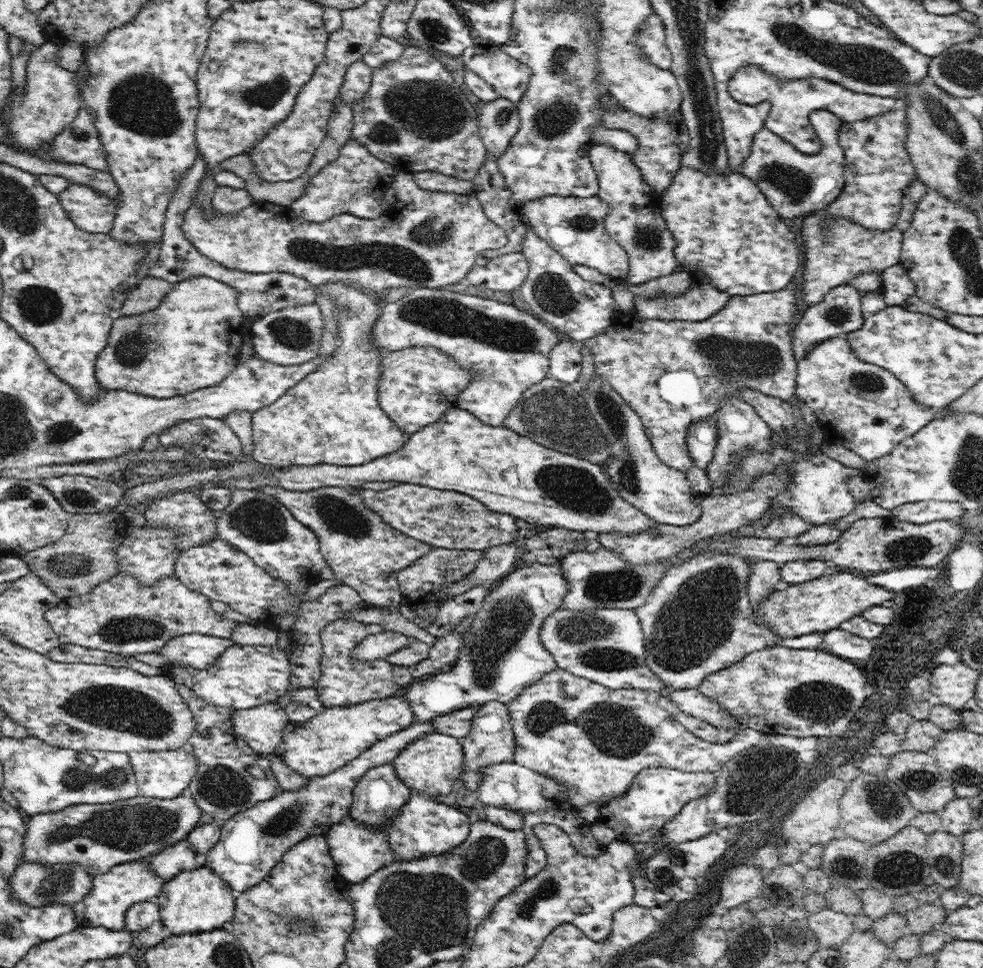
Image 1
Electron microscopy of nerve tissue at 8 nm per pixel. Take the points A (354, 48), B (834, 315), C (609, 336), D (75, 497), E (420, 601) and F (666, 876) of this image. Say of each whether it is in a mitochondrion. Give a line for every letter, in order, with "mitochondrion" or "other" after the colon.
A: other
B: mitochondrion
C: other
D: mitochondrion
E: other
F: mitochondrion

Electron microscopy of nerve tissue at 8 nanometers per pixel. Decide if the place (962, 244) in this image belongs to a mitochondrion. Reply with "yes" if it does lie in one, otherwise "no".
yes

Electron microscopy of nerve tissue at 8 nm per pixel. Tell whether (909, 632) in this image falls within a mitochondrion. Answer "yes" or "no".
no

